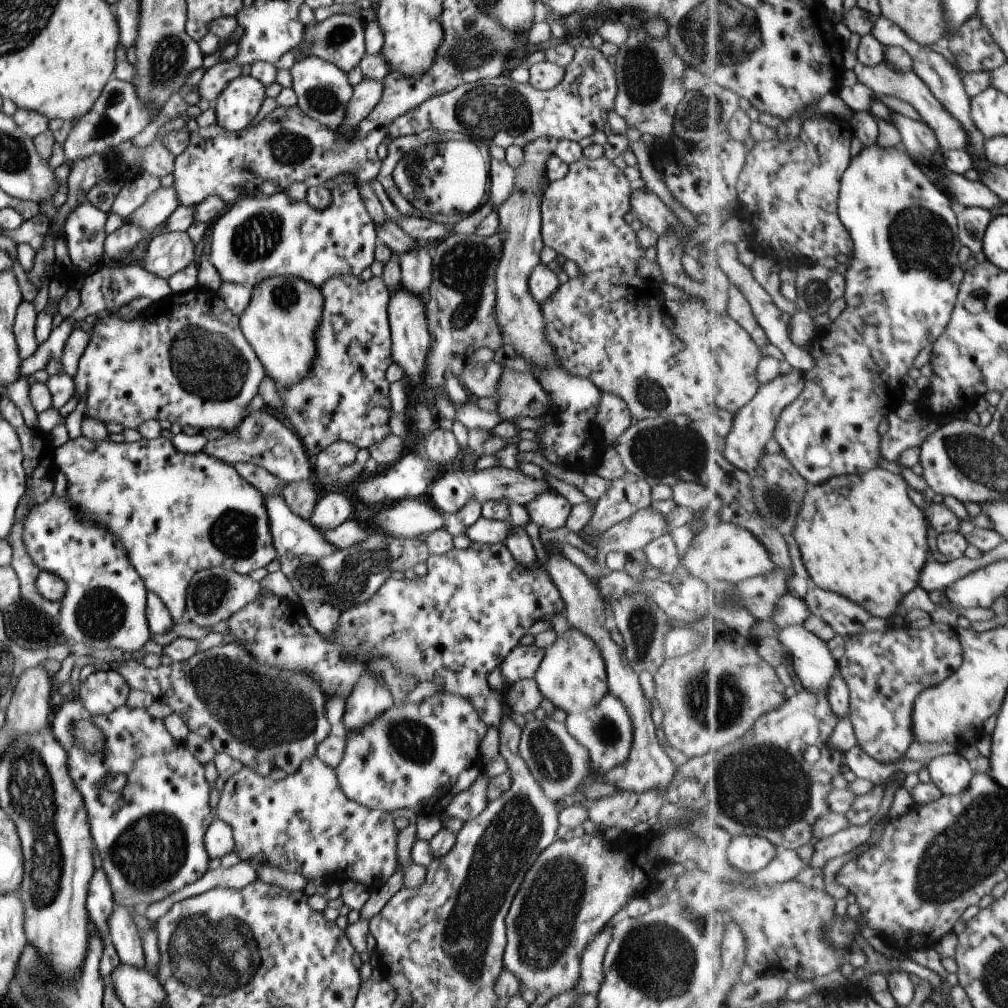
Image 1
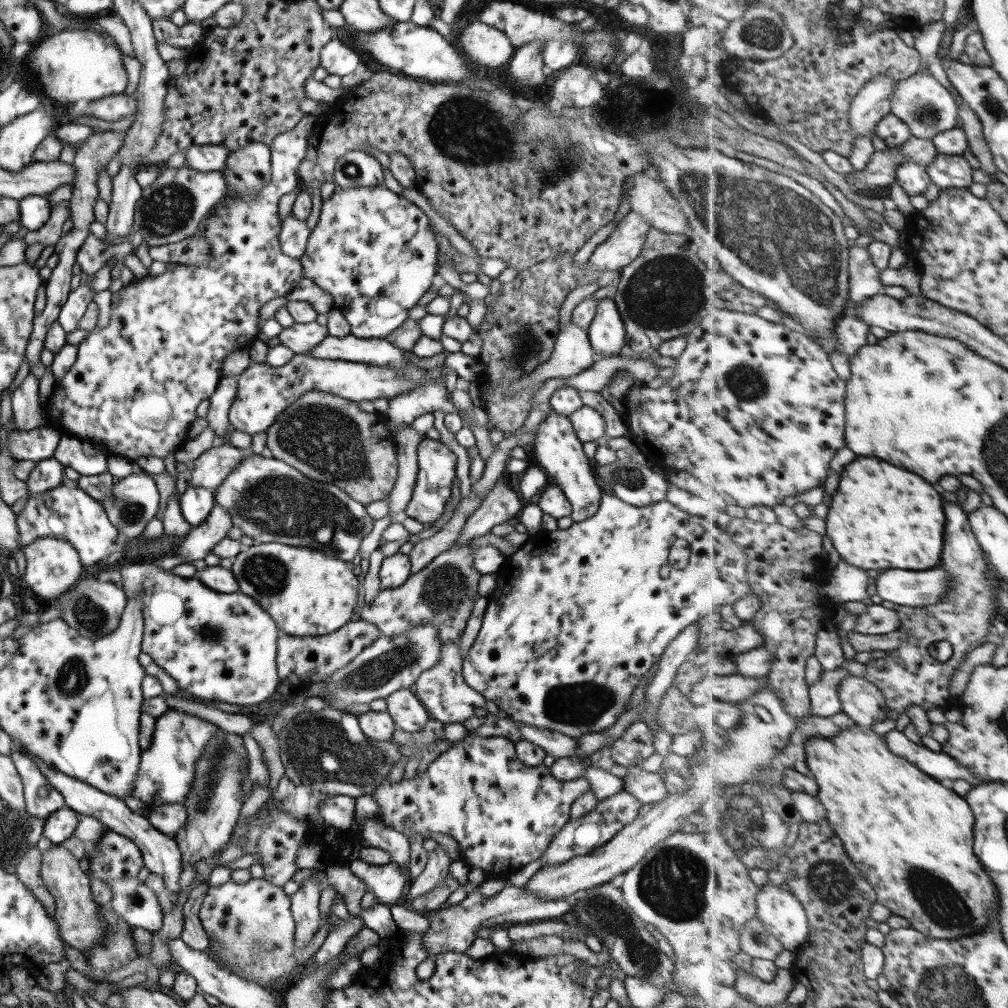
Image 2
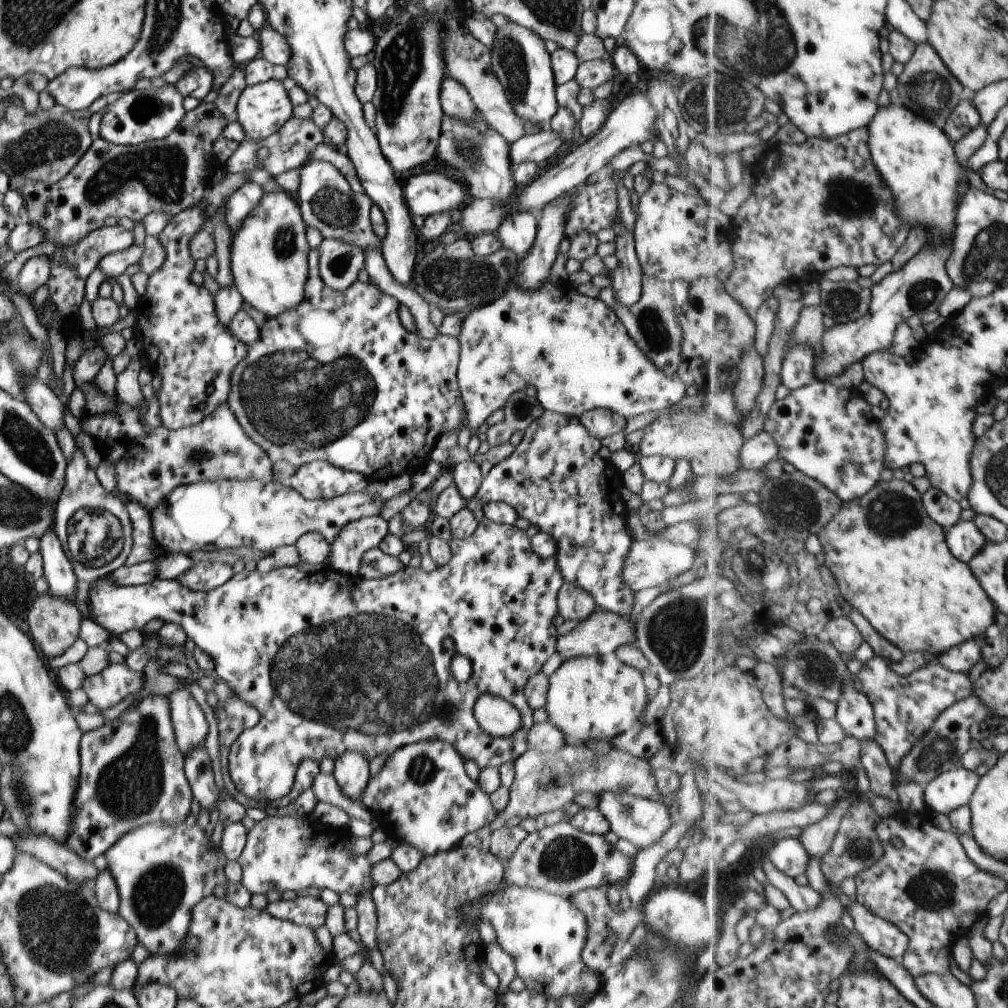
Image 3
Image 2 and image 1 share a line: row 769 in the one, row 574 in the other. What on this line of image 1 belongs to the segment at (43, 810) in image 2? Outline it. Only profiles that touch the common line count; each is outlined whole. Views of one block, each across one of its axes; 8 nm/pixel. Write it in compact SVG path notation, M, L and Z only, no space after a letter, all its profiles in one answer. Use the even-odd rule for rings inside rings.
M22 520L11 526L10 534L7 536L7 542L12 553L9 566L16 575L20 598L33 604L33 607L39 608L50 618L57 619L60 601L49 602L40 598L40 595L37 594L34 581L41 571L38 570L37 566L33 565L24 550L24 545L20 538L21 530Z

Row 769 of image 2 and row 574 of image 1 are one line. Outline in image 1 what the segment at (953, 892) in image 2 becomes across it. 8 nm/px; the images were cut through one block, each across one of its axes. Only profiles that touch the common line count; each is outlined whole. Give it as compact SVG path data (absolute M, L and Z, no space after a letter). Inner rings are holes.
M875 468L869 470L867 473L858 473L855 475L840 475L828 479L826 482L819 485L809 486L802 501L800 513L797 516L794 532L791 534L799 544L801 555L803 556L803 564L809 574L810 584L824 590L831 590L832 592L841 594L846 598L852 599L860 606L863 606L873 617L880 617L881 619L888 619L895 615L895 610L899 606L899 602L903 600L903 594L911 592L913 588L918 586L918 581L922 569L926 566L930 556L929 544L927 544L927 518L924 514L924 509L919 508L914 504L910 498L909 487L905 478L899 474L893 474L889 470L883 468Z

